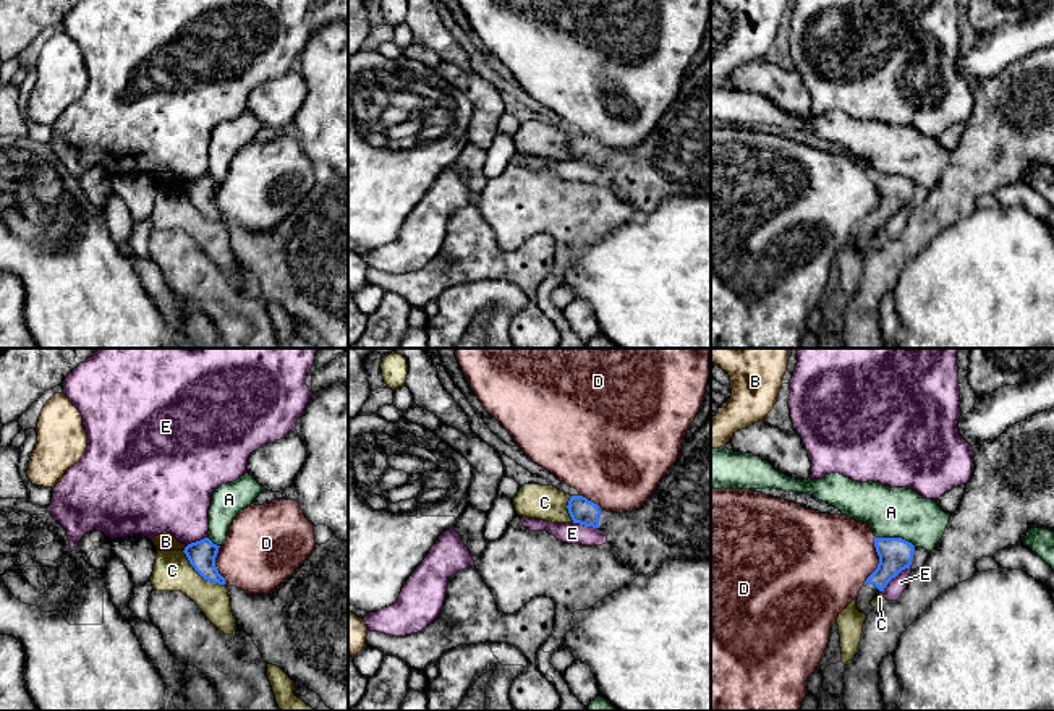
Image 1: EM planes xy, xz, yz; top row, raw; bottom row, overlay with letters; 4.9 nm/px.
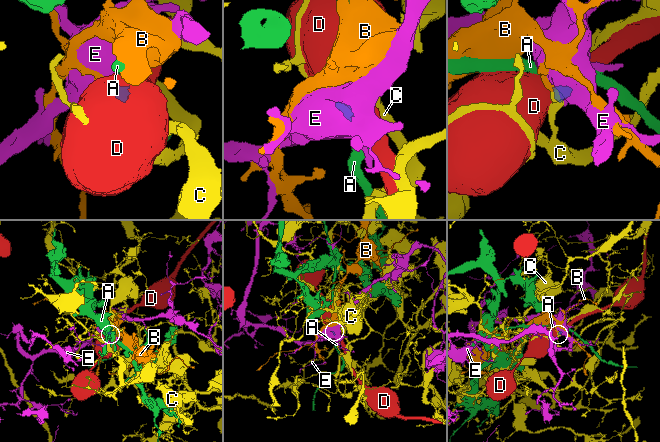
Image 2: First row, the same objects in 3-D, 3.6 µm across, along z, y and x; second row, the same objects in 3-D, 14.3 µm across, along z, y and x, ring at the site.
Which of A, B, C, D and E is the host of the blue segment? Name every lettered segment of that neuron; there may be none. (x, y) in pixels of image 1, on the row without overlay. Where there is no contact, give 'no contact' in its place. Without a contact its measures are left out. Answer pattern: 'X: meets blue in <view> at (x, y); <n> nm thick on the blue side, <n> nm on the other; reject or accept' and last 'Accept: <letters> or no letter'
A: meets blue in yz at (896, 175); 170 nm thick on the blue side, 260 nm on the other; reject
B: meets blue in xy at (185, 187); 140 nm thick on the blue side, 100 nm on the other; reject
C: meets blue in xy at (201, 212); 140 nm thick on the blue side, 190 nm on the other; reject
D: meets blue in yz at (879, 196); 170 nm thick on the blue side, 420 nm on the other; reject
E: meets blue in yz at (894, 214); 170 nm thick on the blue side, 90 nm on the other; reject
Accept: no letter

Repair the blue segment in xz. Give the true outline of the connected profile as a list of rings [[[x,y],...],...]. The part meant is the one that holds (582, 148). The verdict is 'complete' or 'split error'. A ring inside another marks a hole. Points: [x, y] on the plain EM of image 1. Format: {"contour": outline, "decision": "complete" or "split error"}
{"contour": [[[711,49],[641,144],[617,151],[572,133],[567,146],[573,160],[604,168],[607,180],[638,214],[667,198],[709,198]]], "decision": "split error"}

